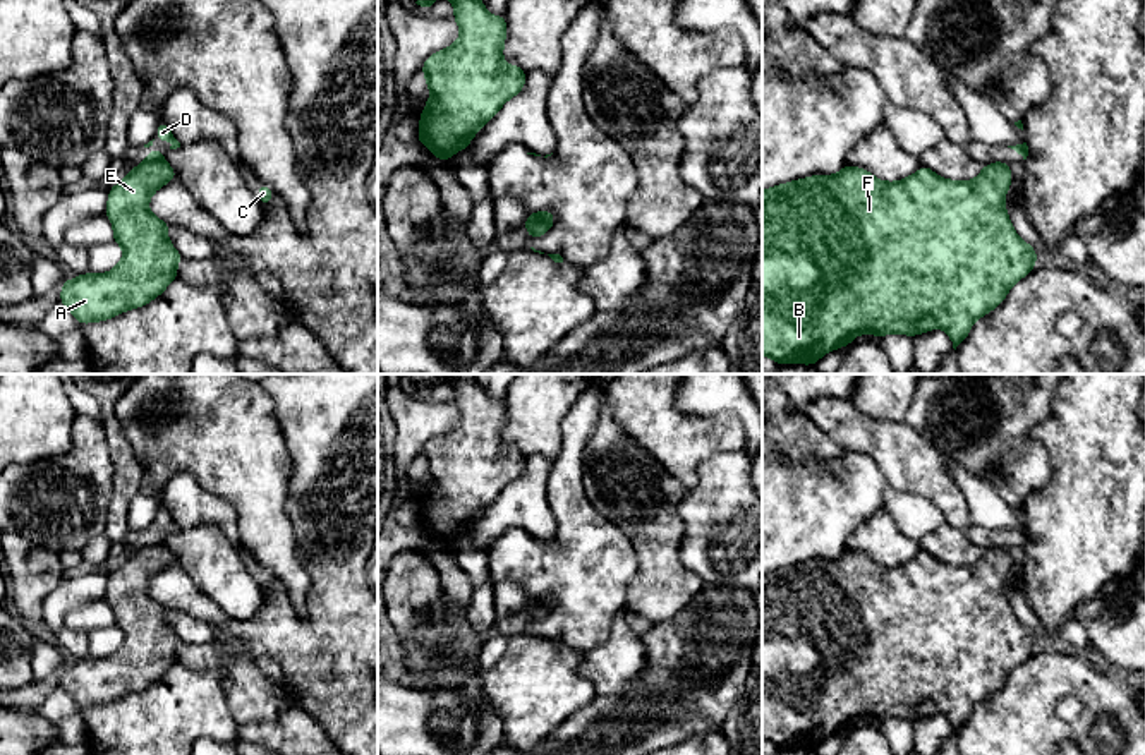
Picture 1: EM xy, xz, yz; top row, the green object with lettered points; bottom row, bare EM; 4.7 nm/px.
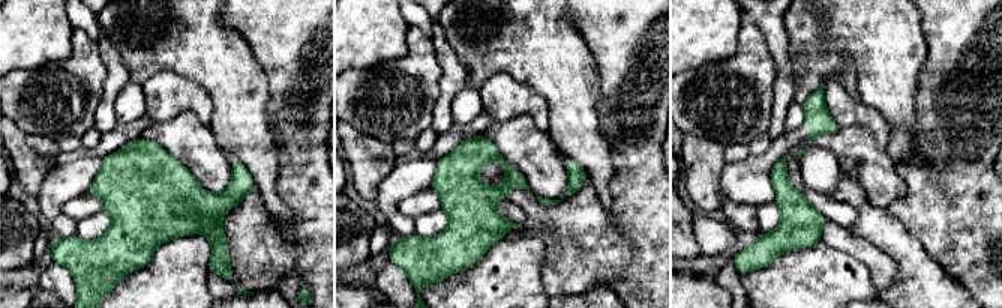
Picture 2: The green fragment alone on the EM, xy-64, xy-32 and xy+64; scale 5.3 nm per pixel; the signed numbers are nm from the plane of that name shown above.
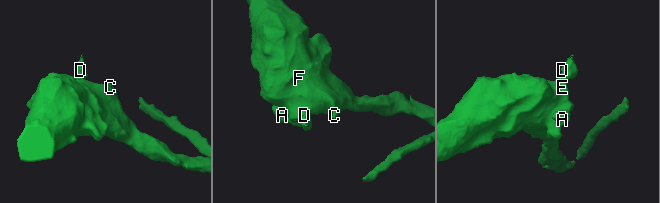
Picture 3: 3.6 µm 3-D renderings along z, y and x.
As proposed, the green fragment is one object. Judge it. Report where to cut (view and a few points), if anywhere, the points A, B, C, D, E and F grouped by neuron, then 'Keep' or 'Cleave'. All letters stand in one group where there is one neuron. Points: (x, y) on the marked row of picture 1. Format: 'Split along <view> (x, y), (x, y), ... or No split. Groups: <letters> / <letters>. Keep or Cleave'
Split along xy (163, 157), (146, 162). Groups: A B C E F / D. Cleave

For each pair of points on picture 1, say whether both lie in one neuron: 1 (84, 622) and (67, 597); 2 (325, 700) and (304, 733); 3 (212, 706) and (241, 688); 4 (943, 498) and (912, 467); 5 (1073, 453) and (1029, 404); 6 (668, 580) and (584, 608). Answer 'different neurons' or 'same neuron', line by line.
1: different neurons
2: different neurons
3: different neurons
4: same neuron
5: different neurons
6: different neurons

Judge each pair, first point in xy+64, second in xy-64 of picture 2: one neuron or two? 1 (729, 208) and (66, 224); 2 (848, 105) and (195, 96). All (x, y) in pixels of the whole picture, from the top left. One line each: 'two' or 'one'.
1: one
2: one

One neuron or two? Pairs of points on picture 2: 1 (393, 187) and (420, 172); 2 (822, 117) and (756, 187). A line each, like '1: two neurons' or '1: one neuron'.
1: one neuron
2: one neuron

